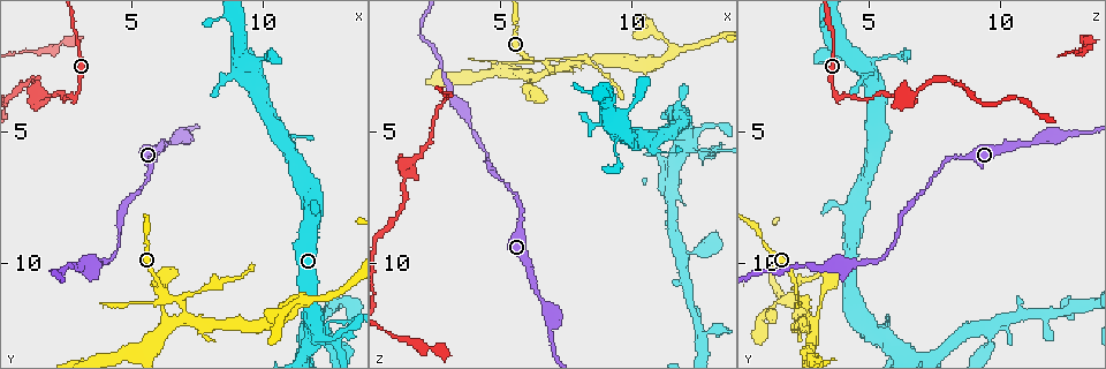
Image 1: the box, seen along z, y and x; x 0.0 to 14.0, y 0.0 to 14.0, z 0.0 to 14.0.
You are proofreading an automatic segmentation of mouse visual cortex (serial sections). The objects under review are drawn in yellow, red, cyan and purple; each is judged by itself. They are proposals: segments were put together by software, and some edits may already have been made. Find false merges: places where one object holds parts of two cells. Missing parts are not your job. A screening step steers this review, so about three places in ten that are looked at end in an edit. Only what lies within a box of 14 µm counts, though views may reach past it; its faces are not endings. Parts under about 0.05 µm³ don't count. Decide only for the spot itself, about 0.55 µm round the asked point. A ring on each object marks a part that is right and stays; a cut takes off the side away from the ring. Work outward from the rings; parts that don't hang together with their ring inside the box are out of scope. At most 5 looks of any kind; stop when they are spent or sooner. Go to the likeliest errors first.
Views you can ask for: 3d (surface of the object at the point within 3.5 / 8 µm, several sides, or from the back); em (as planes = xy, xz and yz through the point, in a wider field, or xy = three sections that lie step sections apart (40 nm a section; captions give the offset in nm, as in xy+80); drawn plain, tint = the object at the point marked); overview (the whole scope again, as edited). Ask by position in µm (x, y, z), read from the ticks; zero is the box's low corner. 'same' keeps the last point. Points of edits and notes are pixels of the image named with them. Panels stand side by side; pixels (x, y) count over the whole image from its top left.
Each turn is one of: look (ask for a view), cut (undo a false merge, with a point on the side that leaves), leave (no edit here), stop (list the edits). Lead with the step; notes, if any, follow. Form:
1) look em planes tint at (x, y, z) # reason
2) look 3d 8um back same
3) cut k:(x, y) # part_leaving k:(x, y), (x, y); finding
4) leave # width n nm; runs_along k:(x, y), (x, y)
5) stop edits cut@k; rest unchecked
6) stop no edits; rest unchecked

look 3d 8um at (3.1, 3.5, 3.6) # abrupt turn

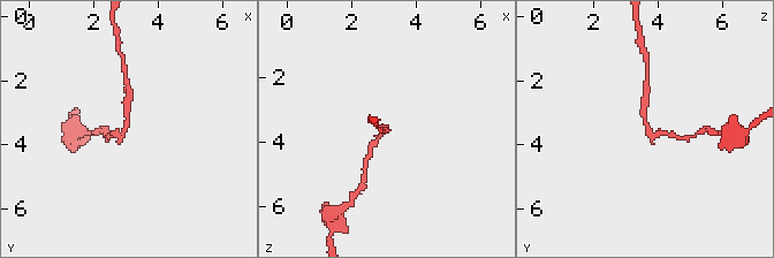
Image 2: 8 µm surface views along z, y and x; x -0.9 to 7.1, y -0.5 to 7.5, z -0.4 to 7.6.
look 3d 3.5um at (3.0, 3.5, 3.7)

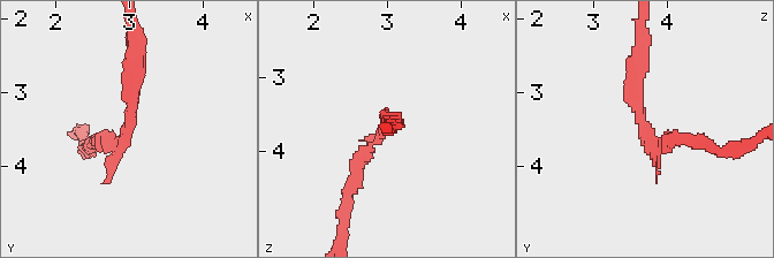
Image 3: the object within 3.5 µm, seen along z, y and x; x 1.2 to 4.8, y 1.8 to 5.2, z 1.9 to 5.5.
look em xy step 5 tint at (3.00, 3.50, 3.65) # shape alone is not enough

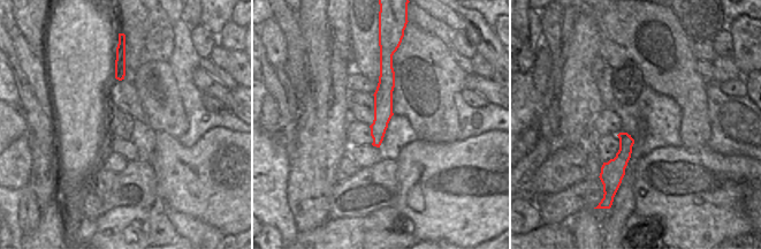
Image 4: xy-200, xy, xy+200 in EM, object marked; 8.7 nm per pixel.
cut 3:(351, 179) # part_leaving 3:(369, 146), (358, 158), (341, 241); a second cell is stuck on

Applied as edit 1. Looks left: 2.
look 3d 3.5um at (3.6, 10.0, 4.4) # sharp bend

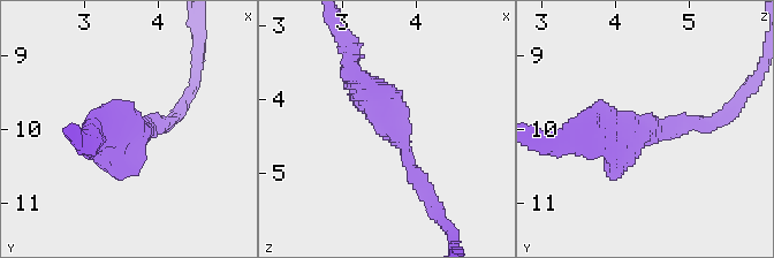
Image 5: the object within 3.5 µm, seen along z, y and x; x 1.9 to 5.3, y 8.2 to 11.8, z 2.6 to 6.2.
look em planes tint at (3.70, 10.05, 4.40) # shape alone is not enough

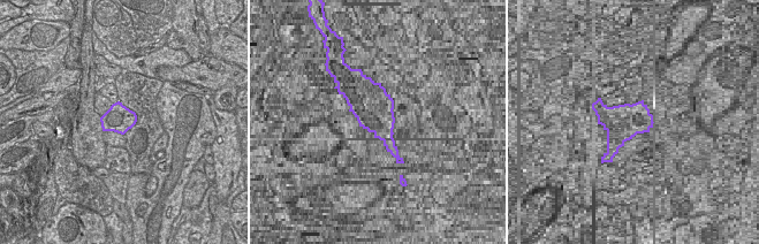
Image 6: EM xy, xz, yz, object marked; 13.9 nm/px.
leave # width 380 nm; runs_along 5:(414, 174), (349, 47); continuous, no second cell

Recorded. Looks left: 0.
stop edits cut@3; rest unchecked

